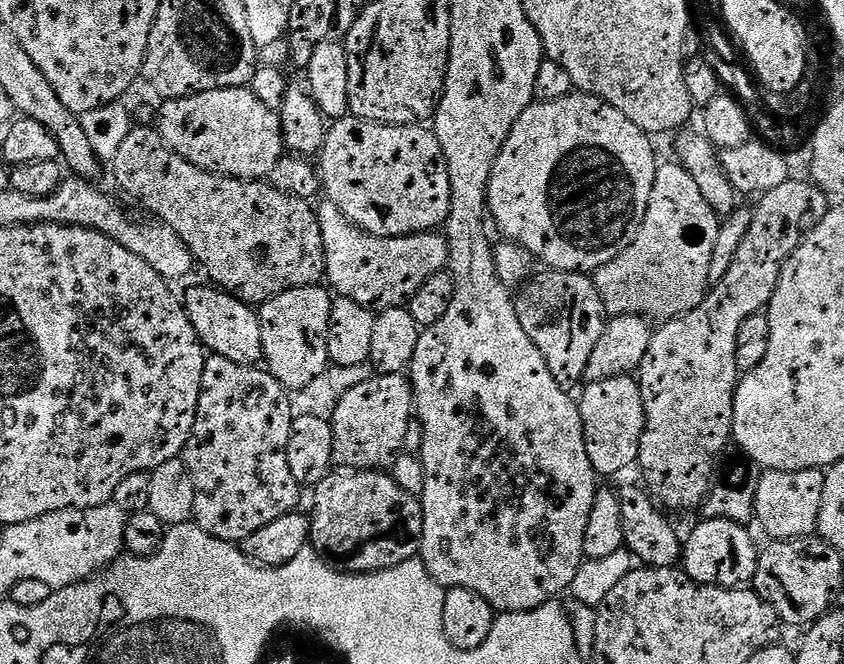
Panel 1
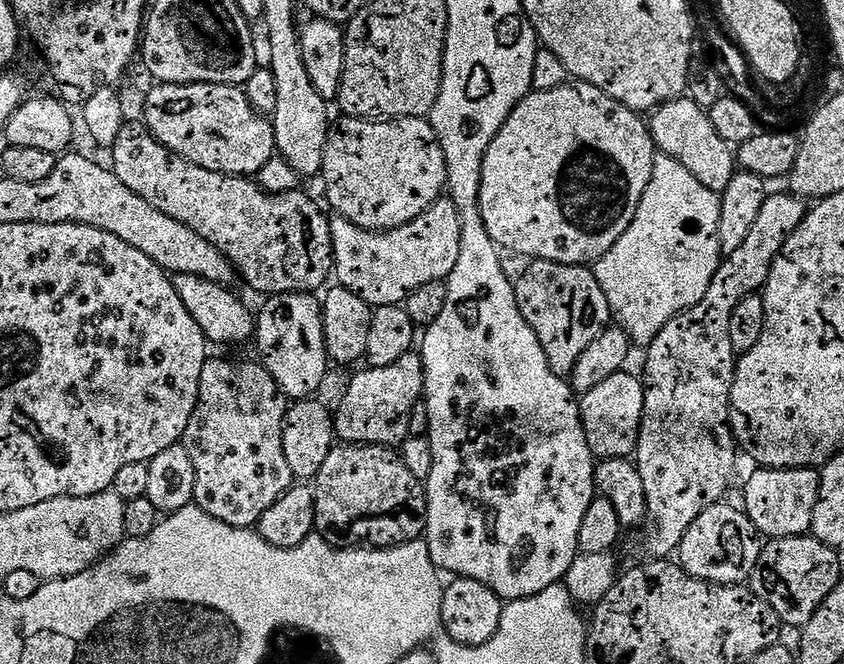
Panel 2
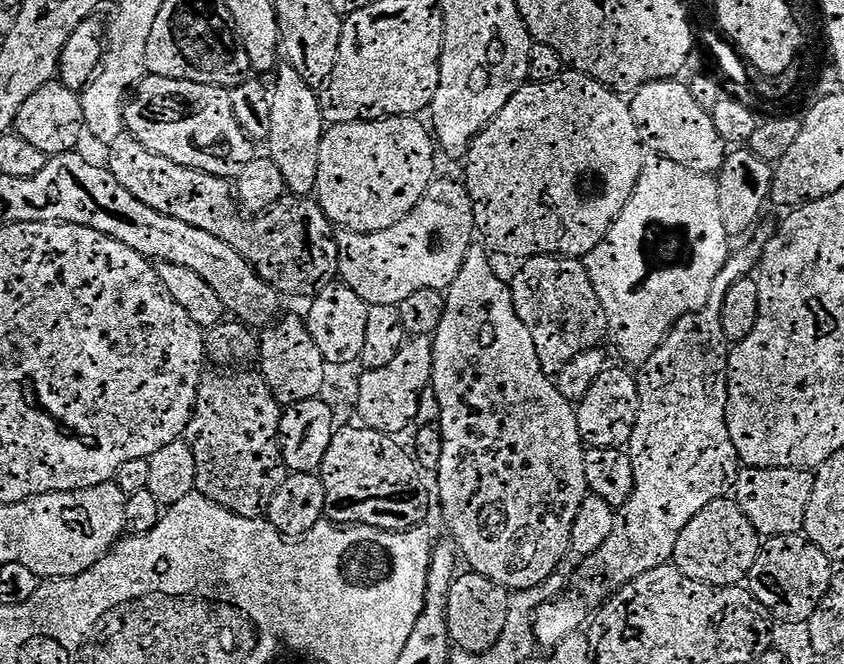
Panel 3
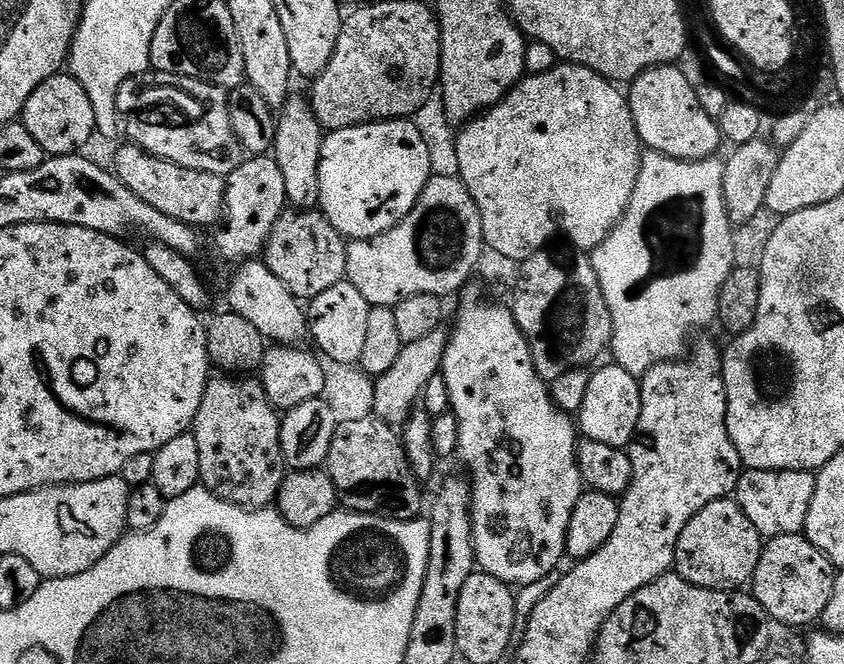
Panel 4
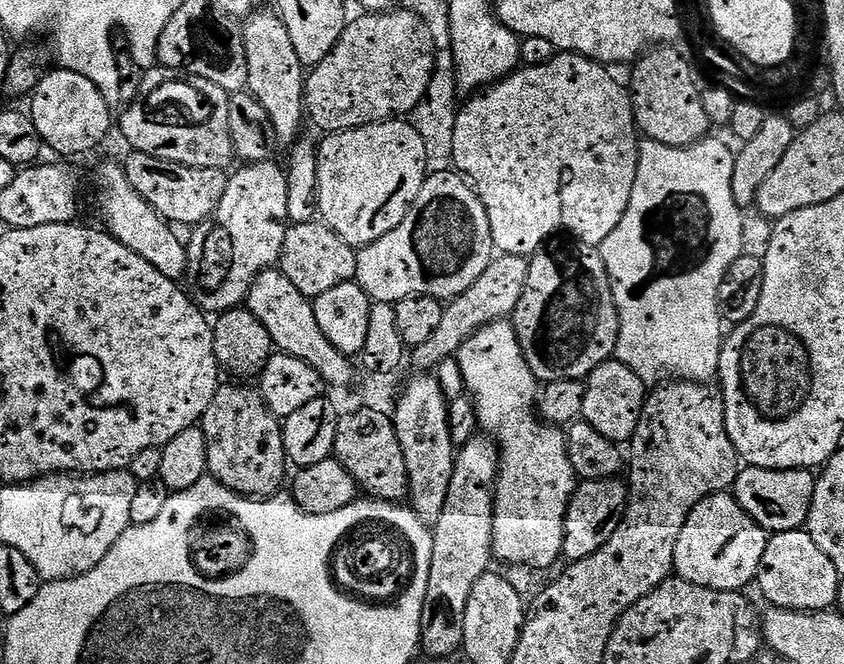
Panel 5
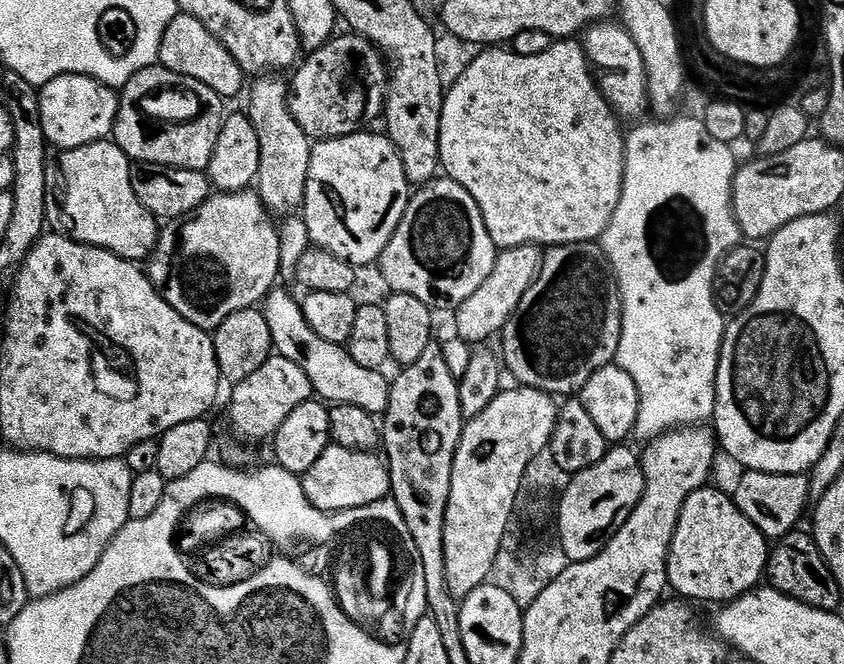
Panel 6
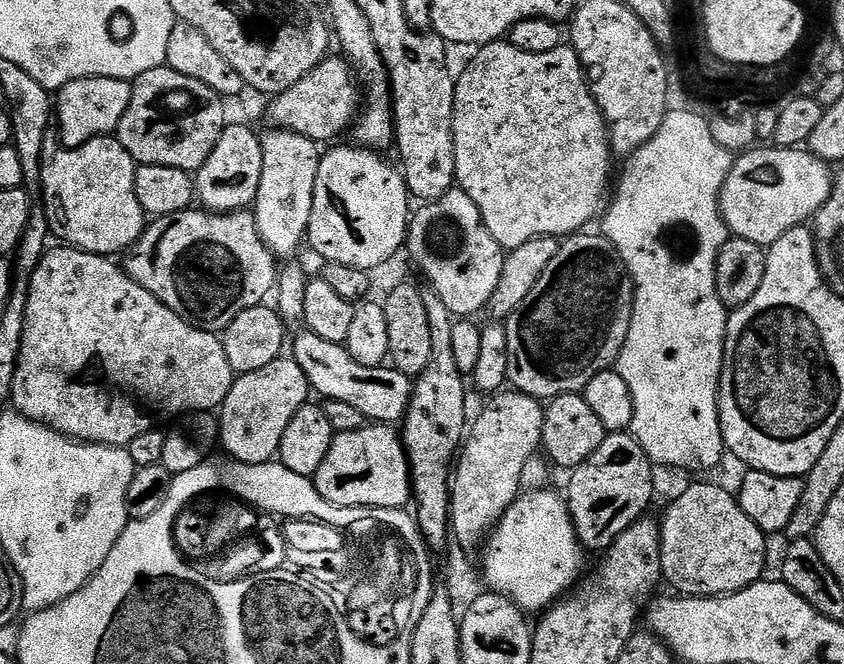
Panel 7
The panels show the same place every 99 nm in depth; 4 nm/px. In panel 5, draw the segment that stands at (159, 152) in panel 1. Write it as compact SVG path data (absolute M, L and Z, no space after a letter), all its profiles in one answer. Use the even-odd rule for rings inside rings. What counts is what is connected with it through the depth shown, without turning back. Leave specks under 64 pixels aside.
M129 151L127 155L122 171L130 186L134 186L137 194L173 226L200 226L203 220L205 223L215 212L228 185L229 173L222 168L191 168L134 151ZM323 222L292 224L282 242L278 270L303 296L315 298L356 278L356 252Z

